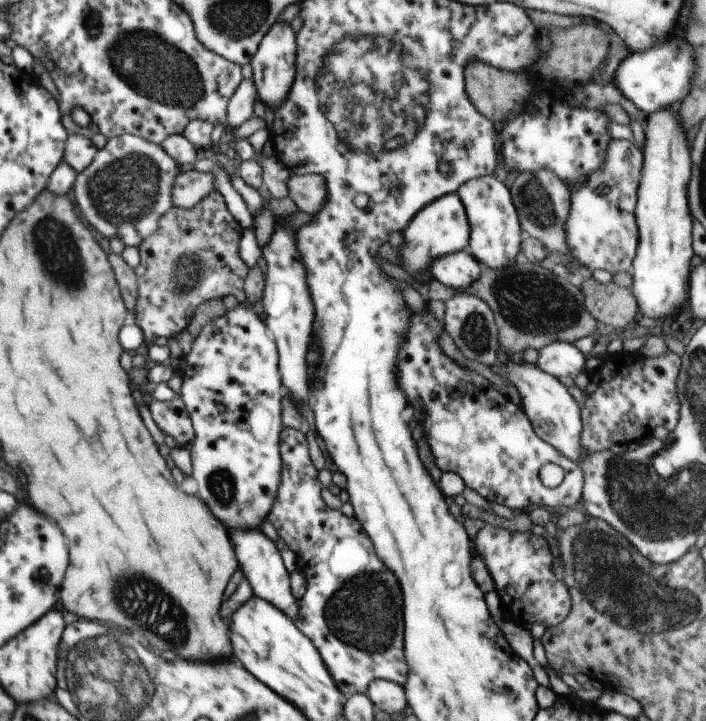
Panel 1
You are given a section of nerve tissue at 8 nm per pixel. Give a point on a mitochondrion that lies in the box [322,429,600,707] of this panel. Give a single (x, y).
(363, 611)

